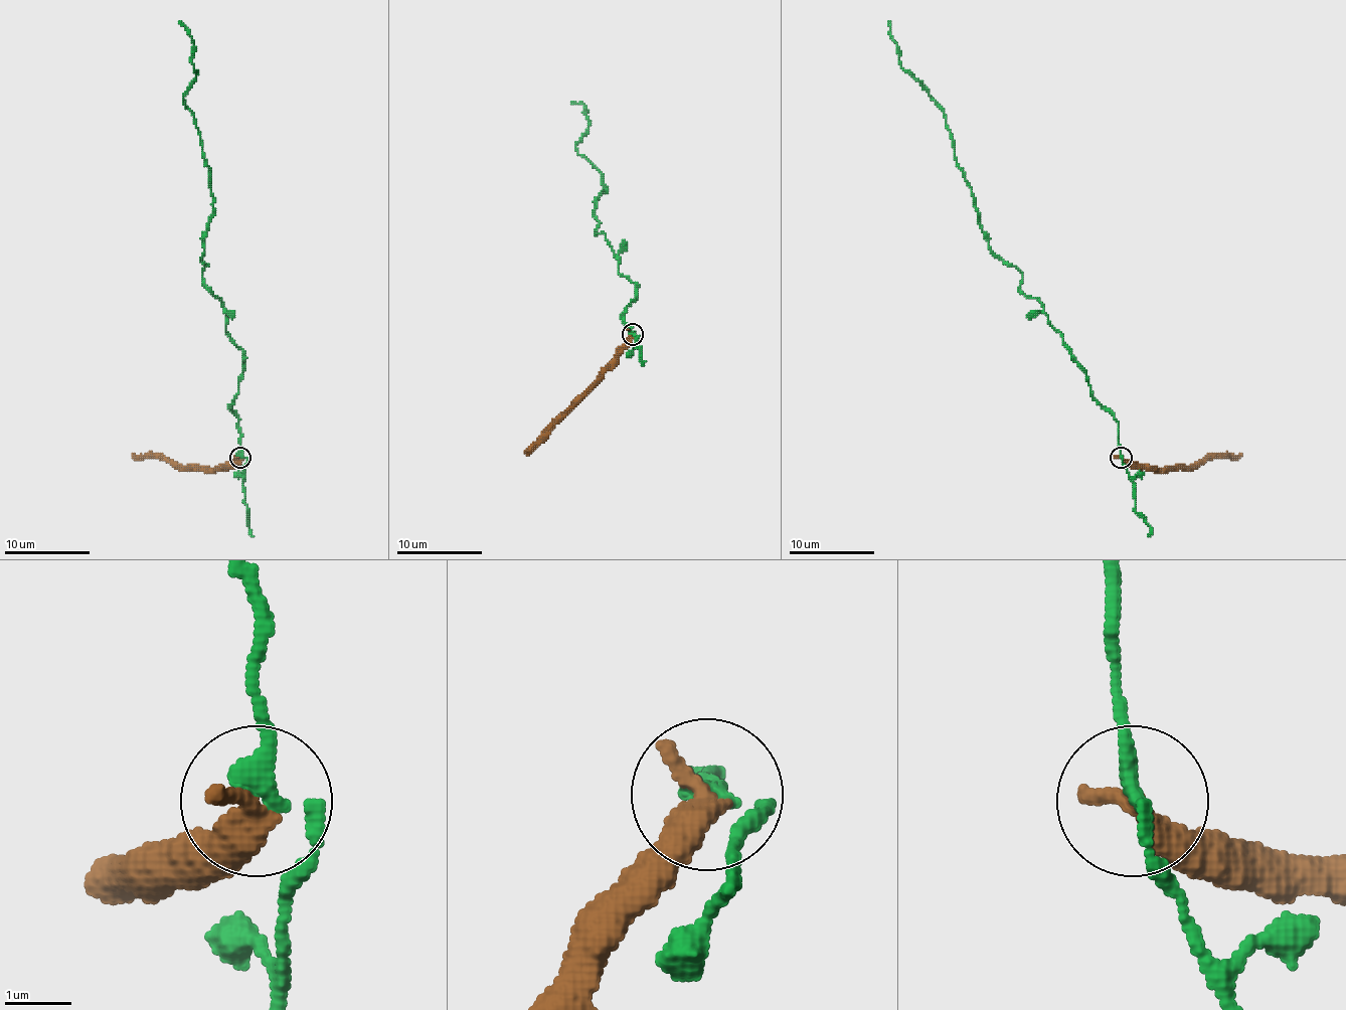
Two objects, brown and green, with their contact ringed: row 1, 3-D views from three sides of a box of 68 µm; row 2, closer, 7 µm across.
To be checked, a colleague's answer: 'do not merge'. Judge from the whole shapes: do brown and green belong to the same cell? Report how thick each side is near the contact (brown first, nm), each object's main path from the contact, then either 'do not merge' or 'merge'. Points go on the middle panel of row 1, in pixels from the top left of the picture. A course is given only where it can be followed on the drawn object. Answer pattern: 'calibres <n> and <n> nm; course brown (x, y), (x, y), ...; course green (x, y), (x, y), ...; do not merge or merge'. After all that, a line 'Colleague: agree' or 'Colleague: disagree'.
calibres 480 and 240 nm; course brown (633, 334), (608, 369), (526, 455); course green (633, 336), (625, 310), (635, 285), (595, 235), (603, 178), (577, 153), (589, 119), (571, 102); do not merge
Colleague: agree

